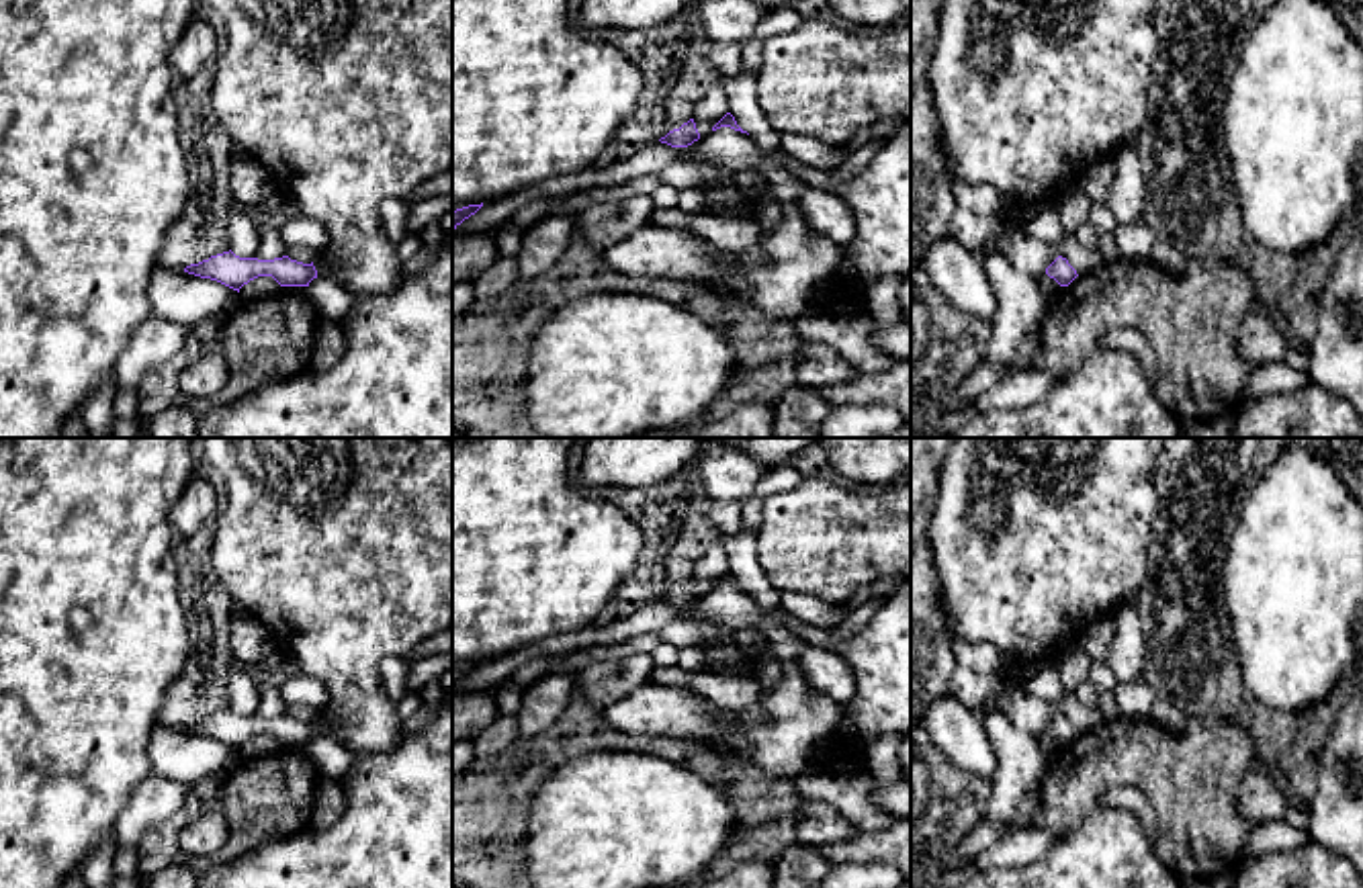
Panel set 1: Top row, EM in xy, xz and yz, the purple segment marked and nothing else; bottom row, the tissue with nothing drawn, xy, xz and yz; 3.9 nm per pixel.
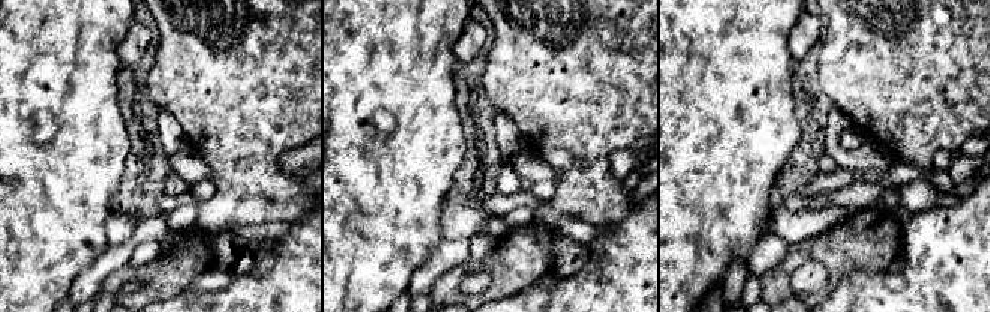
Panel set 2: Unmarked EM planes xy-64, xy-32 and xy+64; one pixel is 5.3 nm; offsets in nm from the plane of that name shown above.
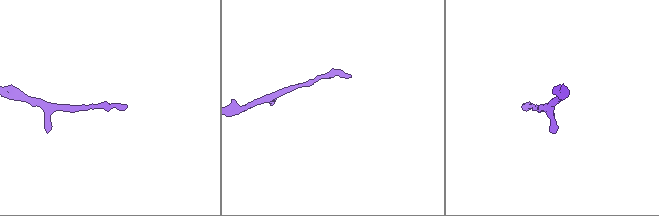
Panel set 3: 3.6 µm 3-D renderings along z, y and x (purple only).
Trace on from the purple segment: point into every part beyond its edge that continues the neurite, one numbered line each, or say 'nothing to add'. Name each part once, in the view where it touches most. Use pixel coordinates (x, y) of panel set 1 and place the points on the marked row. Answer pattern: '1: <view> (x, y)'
nothing to add

